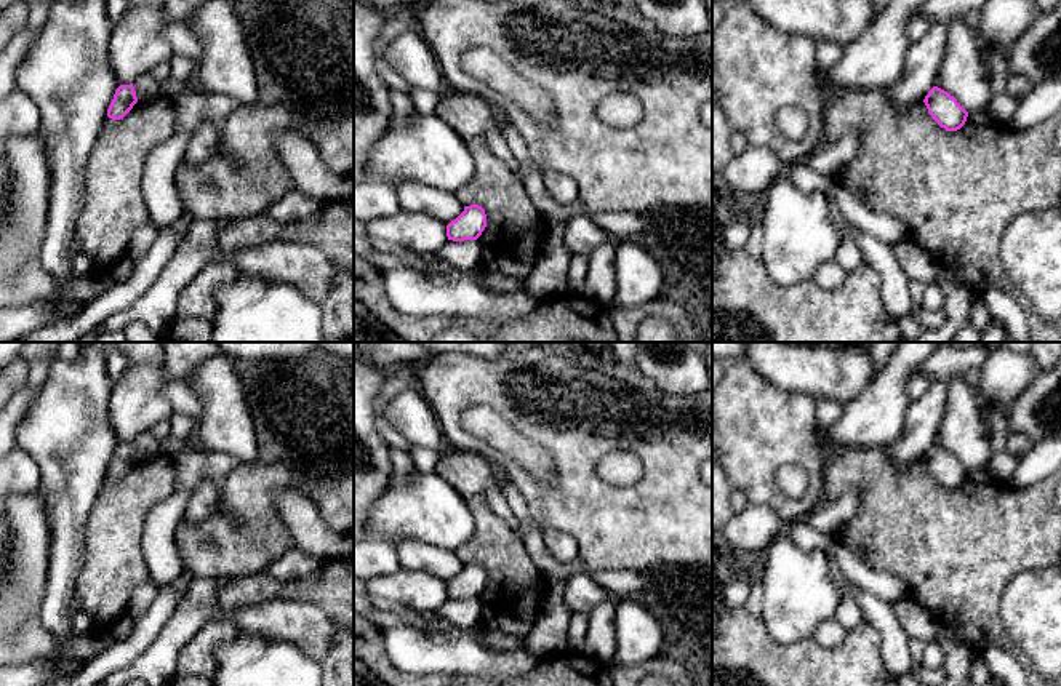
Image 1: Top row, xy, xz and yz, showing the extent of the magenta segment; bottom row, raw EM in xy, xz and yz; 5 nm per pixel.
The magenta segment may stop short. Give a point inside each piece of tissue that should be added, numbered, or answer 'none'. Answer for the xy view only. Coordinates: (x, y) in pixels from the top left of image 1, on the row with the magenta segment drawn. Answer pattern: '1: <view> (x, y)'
none

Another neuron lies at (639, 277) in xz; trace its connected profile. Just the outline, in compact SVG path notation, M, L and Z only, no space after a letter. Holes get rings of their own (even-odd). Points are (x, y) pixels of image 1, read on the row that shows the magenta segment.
M615 241L616 296L613 302L624 309L642 307L664 294L666 277L658 261L640 245Z

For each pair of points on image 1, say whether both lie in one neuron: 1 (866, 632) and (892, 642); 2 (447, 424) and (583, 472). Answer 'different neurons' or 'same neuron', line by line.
1: different neurons
2: same neuron

